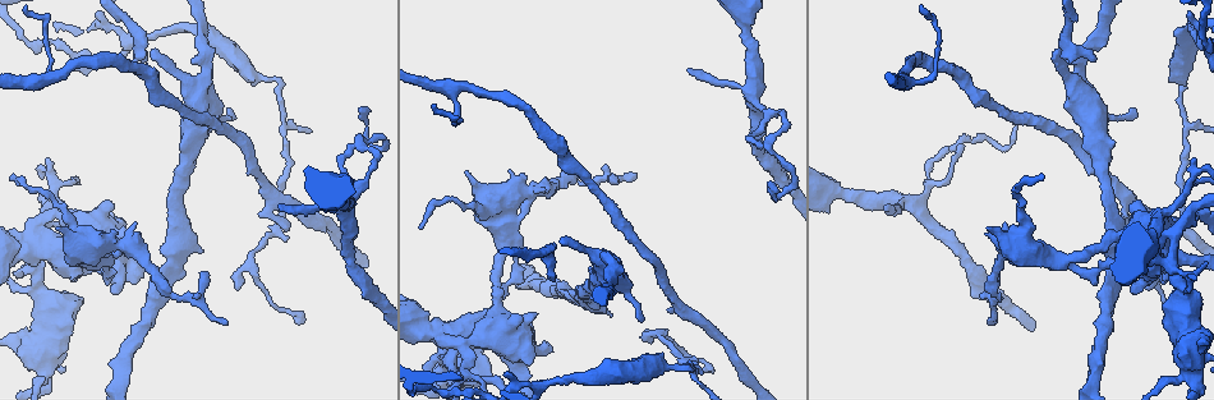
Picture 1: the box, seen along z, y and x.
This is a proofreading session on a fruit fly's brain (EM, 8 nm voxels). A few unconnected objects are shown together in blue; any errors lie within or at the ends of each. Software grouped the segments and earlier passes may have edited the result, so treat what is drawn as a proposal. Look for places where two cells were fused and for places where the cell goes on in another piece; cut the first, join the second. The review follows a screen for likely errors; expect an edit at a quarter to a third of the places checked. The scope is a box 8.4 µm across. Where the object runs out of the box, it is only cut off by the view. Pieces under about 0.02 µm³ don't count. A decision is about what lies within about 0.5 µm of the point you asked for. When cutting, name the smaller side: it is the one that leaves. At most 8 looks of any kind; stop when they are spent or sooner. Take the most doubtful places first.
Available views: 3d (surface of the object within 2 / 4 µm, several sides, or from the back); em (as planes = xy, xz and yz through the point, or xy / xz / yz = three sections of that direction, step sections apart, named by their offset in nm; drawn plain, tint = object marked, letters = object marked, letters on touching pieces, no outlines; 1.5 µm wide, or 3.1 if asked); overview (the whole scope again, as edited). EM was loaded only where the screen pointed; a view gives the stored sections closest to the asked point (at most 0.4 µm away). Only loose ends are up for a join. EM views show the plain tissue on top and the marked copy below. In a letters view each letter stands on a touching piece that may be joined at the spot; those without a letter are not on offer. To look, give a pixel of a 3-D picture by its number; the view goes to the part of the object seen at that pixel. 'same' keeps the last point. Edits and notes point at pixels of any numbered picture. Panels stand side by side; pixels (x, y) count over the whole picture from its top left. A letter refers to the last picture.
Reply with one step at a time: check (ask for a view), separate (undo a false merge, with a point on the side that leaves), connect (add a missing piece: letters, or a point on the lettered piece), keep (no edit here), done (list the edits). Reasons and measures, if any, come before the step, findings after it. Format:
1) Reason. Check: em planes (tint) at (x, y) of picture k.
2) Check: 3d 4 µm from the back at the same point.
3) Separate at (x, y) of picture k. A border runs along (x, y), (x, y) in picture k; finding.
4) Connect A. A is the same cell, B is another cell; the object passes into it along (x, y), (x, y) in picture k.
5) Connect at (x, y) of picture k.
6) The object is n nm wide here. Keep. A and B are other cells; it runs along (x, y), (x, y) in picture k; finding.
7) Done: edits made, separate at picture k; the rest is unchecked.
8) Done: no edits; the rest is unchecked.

Branch stops here. Check: em xy step 8 (letters) at (1095, 61) of picture 1.

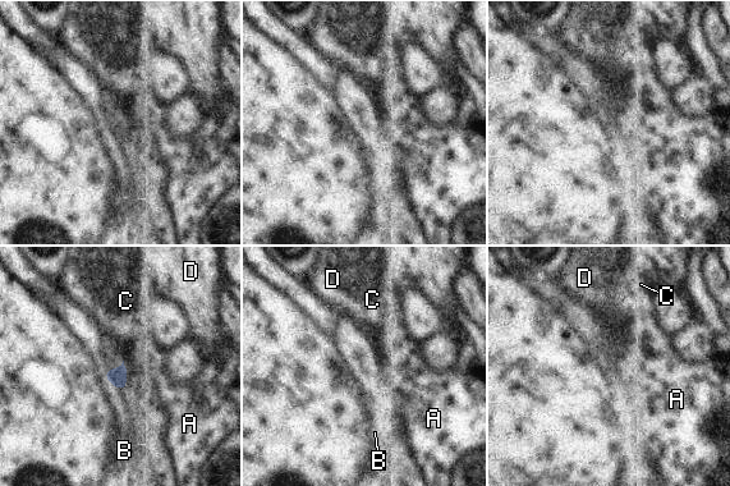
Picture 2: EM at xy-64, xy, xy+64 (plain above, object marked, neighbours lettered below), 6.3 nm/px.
Check: em planes (letters) at the same point.

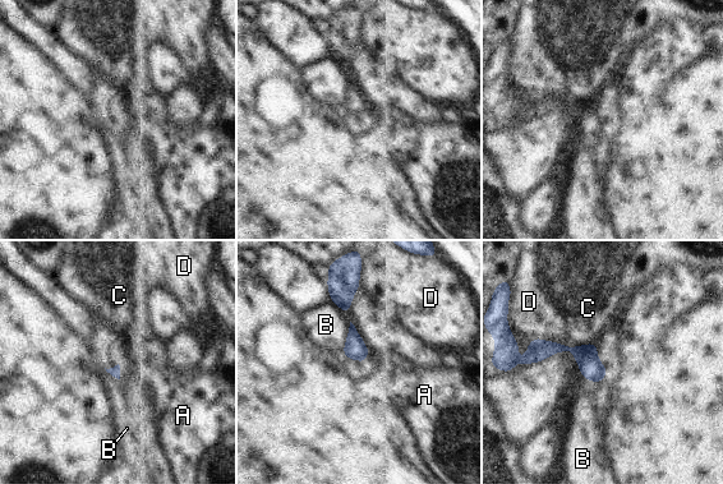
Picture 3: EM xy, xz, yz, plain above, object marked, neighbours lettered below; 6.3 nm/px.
Keep. A, B, C and D are other cells; no lettered piece goes on from it.

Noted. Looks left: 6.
Check: 3d 4 µm at (60, 228) of picture 1.

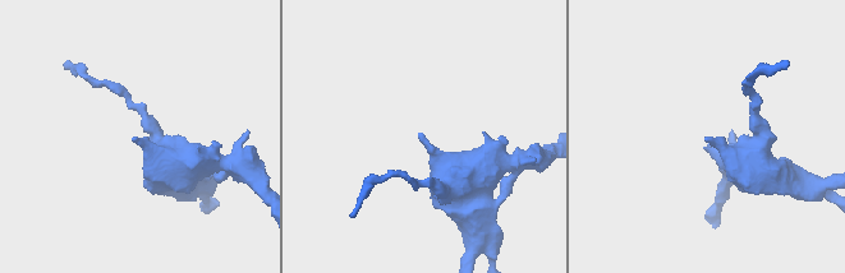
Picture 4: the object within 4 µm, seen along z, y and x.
Need the tissue. Check: em xy step 8 (letters) at (137, 137) of picture 4.

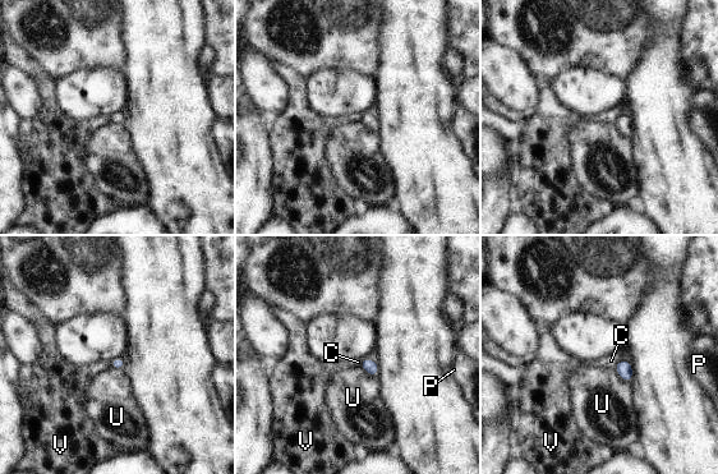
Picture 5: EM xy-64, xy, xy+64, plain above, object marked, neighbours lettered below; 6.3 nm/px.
Check: em planes (letters) at the same point.

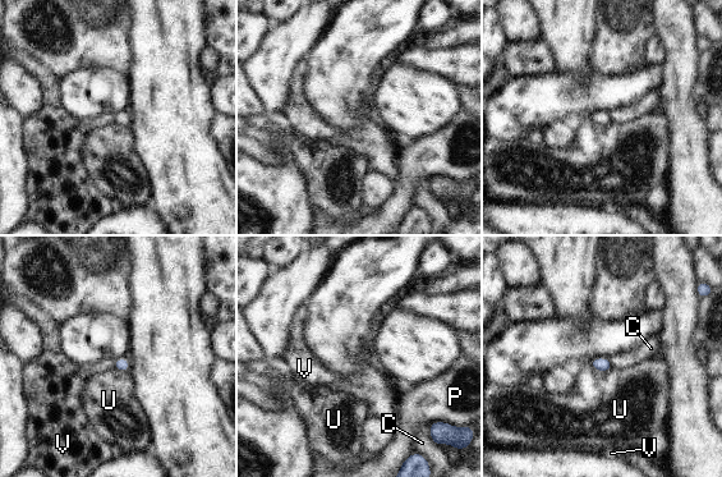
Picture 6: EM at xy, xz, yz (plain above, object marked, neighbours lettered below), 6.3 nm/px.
Keep. C, P, U and V are other cells; a border runs along (608, 358), (614, 367) in picture 6; none of them fits.

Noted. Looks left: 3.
Thin end. Check: 3d 4 µm at (714, 370) of picture 1.

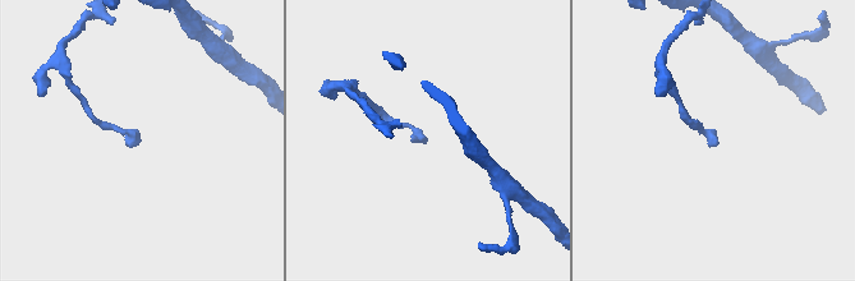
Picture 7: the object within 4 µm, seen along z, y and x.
Check: em planes (letters) at (137, 144) of picture 7.

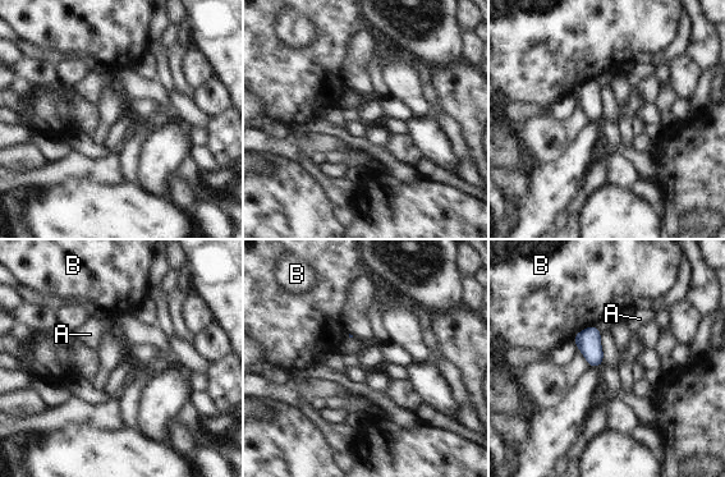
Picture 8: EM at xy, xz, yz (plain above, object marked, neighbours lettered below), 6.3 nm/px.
Keep. A and B are other cells; a border runs along (591, 324), (572, 338) in picture 8; no lettered piece goes on from it.

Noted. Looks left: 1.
Done: no edits; the rest is unchecked.

